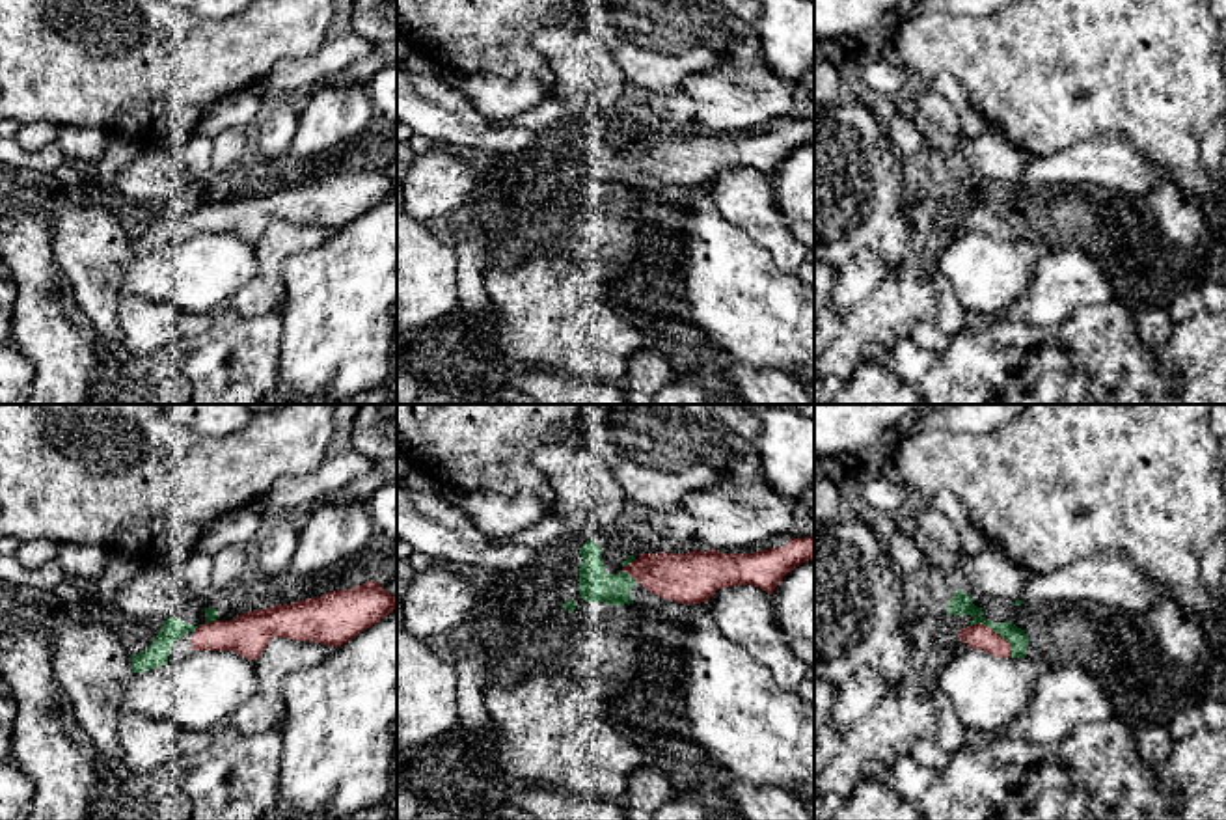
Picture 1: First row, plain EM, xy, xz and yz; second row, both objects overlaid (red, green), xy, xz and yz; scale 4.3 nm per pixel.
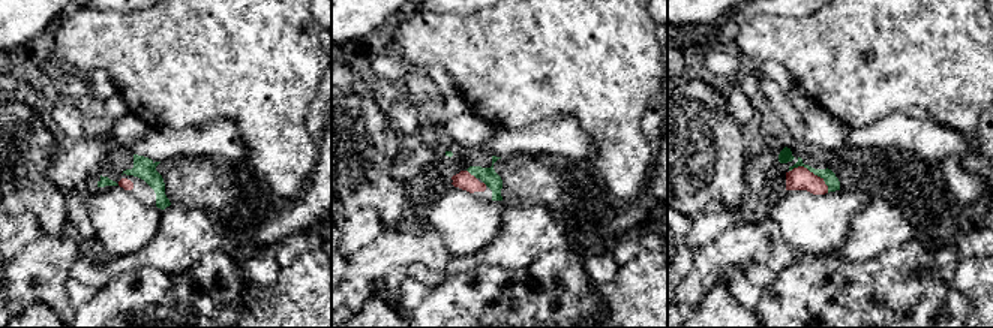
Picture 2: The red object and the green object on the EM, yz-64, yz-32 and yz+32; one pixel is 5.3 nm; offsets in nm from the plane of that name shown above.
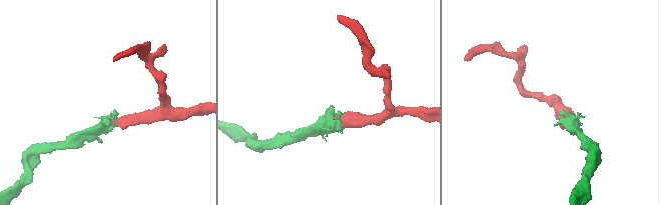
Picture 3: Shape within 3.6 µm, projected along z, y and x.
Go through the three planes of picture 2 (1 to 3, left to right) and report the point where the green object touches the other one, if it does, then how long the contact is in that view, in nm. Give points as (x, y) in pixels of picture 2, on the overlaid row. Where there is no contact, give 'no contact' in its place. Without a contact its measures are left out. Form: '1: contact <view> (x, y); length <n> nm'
1: no contact
2: contact yz-32 (470, 174); length 80 nm
3: contact yz+32 (812, 172); length 240 nm

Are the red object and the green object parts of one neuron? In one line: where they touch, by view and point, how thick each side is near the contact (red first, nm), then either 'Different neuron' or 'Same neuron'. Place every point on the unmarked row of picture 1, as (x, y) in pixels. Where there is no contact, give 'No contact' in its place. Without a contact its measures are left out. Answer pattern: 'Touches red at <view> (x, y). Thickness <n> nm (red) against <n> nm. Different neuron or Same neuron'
Touches red at yz (992, 213). Thickness 110 nm (red) against 100 nm. Same neuron

